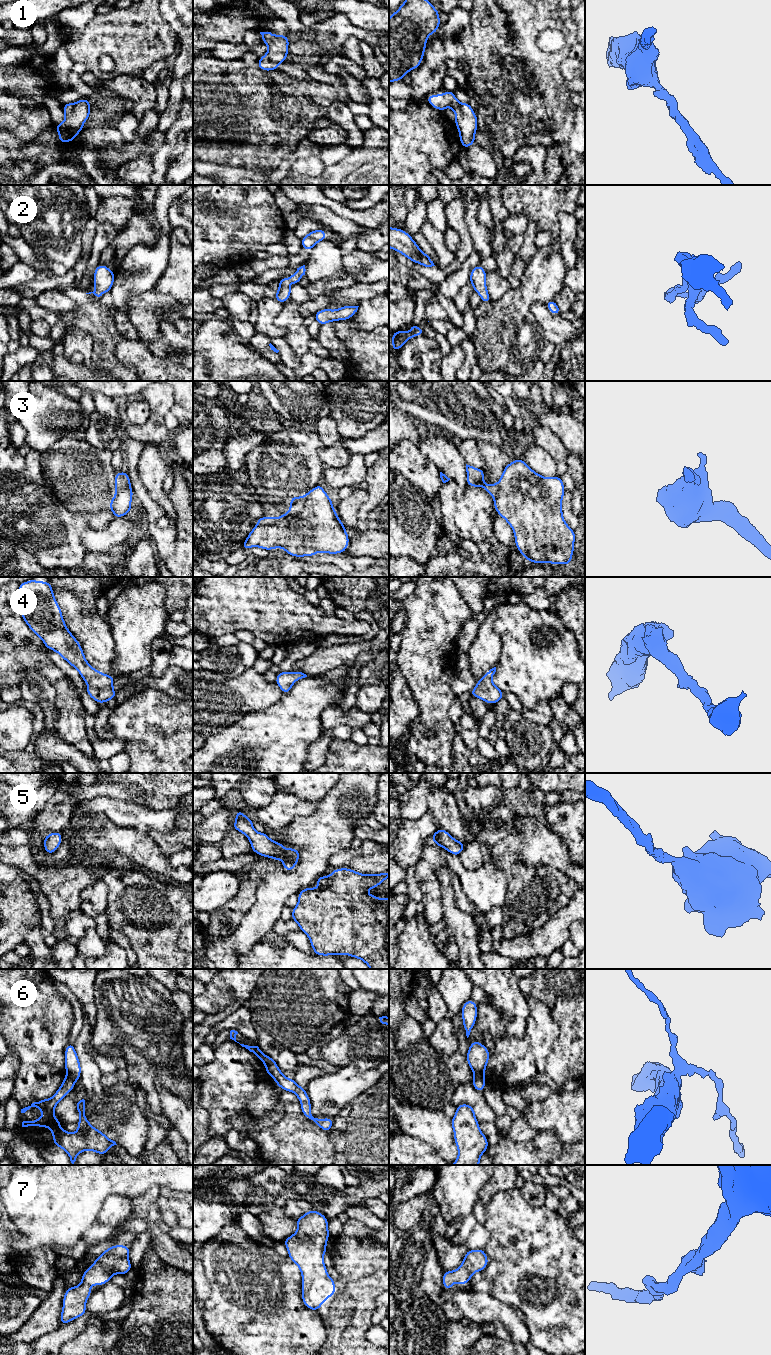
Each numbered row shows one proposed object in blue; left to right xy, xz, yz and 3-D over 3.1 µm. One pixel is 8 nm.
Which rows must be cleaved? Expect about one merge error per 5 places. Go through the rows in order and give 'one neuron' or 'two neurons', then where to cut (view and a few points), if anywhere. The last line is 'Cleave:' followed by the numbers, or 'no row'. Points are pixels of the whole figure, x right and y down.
1: one neuron; cut none
2: one neuron; cut none
3: one neuron; cut none
4: one neuron; cut none
5: one neuron; cut none
6: two neurons; cut yz (474, 1075), (483, 1077)
7: one neuron; cut none
Cleave: 6

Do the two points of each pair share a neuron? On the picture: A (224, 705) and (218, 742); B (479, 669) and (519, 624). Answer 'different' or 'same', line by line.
A: different
B: different

